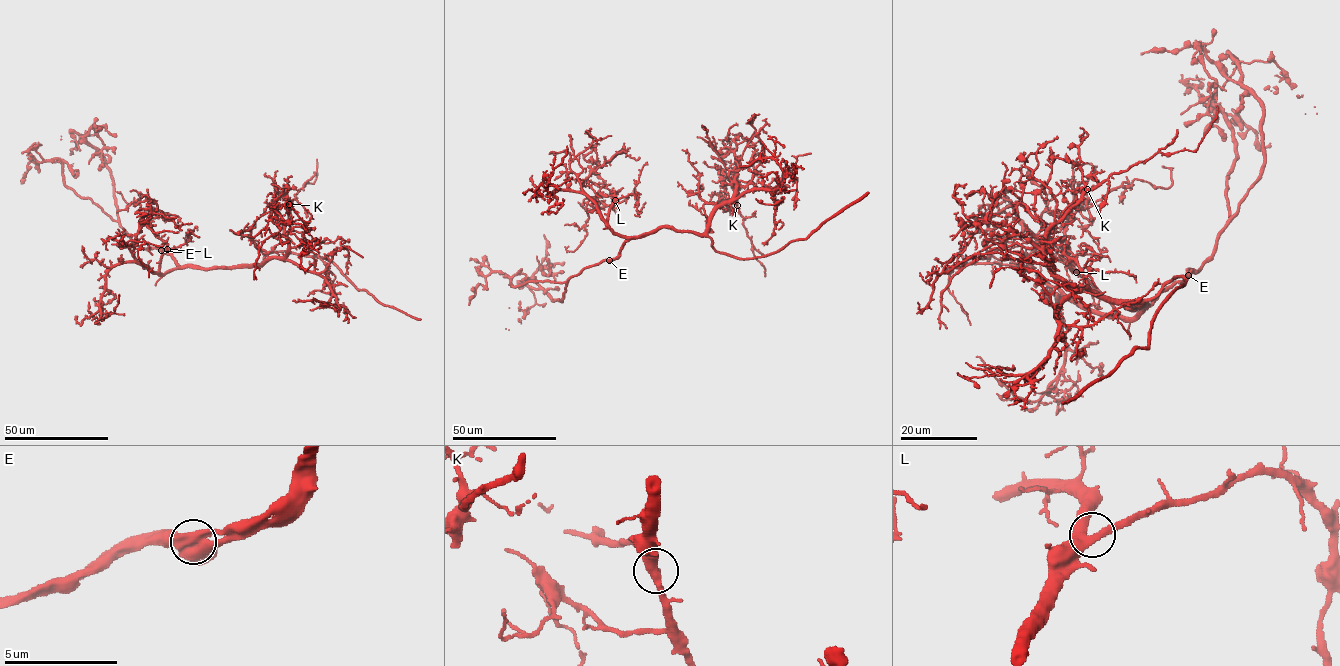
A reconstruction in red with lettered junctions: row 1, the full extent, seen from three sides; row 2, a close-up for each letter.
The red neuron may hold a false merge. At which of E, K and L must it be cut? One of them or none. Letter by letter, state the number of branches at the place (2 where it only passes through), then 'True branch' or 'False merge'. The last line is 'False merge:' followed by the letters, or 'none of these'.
E: Branches: 3. True branch
K: Branches: 3. True branch
L: Branches: 3. True branch
False merge: none of these

